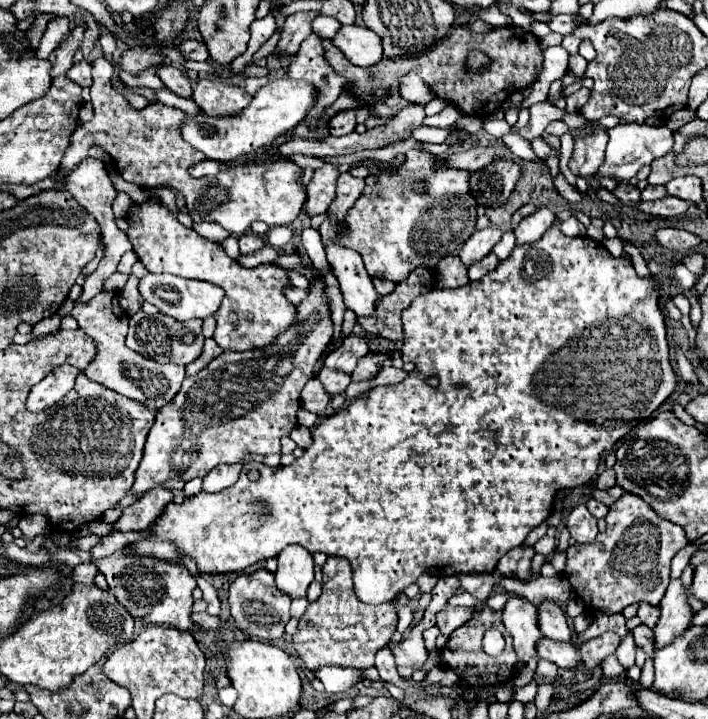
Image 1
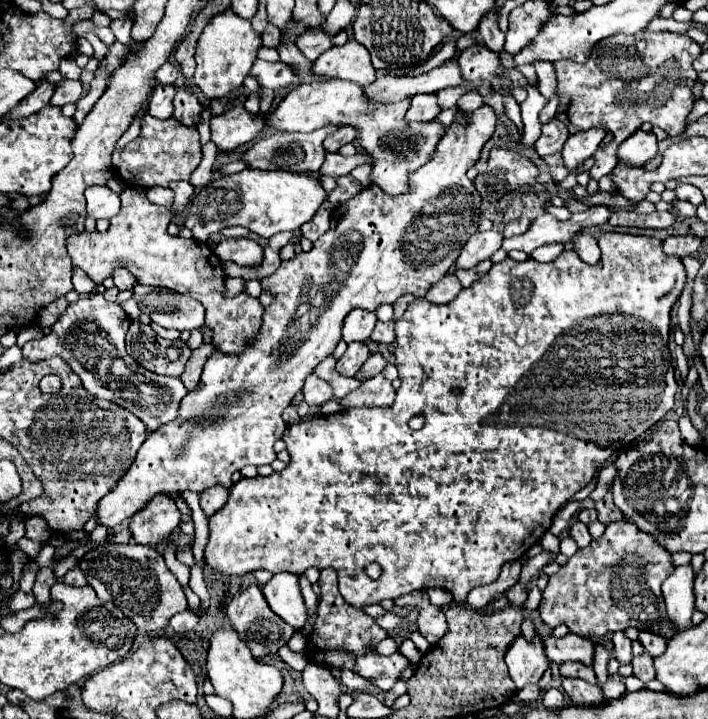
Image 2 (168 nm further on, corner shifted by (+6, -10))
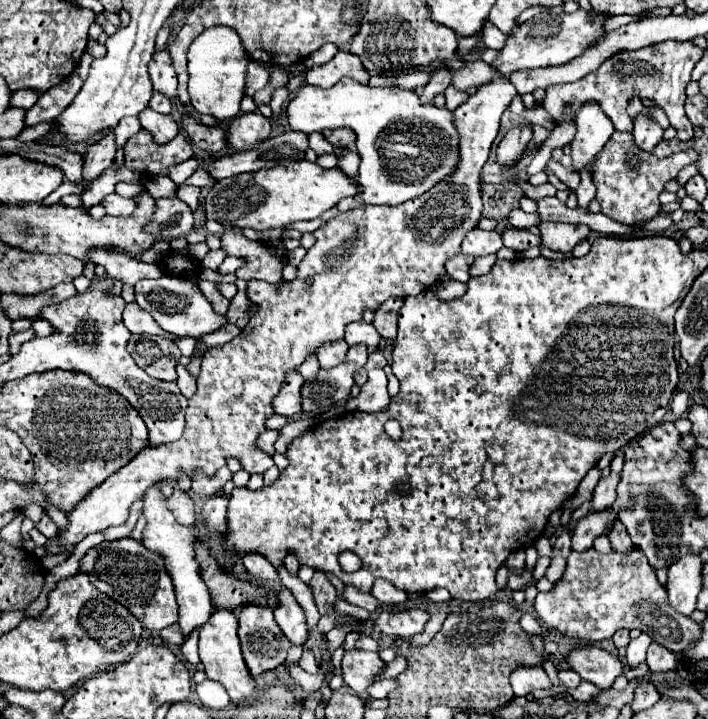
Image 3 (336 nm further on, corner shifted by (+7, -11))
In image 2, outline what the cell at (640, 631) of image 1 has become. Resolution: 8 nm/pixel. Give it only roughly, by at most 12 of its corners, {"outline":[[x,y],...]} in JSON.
{"outline":[[634,656],[634,676],[644,684],[656,678],[652,656]]}

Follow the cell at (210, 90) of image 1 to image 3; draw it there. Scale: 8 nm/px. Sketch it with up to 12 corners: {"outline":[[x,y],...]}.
{"outline":[[259,111],[229,121],[227,145],[247,151],[267,139],[271,123]]}

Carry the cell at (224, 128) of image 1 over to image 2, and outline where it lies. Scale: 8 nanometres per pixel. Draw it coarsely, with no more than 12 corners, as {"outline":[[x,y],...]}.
{"outline":[[346,80],[294,86],[268,126],[354,126],[370,182],[404,194],[446,126],[406,122],[410,100],[374,104]]}

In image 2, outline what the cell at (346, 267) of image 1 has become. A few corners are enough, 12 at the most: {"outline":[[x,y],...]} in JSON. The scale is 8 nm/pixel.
{"outline":[[352,310],[344,320],[342,338],[366,342],[376,314]]}

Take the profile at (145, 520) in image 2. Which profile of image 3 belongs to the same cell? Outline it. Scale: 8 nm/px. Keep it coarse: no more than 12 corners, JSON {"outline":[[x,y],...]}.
{"outline":[[179,489],[167,499],[177,523],[193,527],[197,521],[193,499]]}

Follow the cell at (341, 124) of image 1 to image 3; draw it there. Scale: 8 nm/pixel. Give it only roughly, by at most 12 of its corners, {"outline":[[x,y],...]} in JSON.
{"outline":[[349,129],[325,131],[333,147],[345,149],[355,143],[355,135]]}

